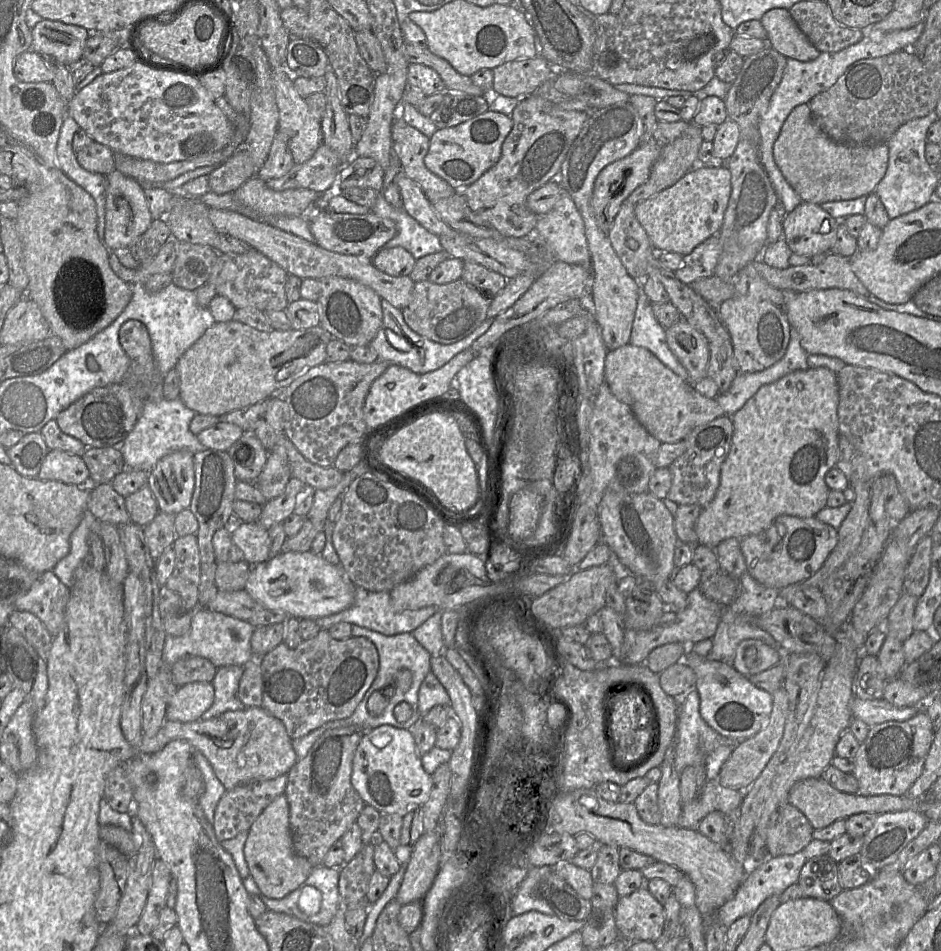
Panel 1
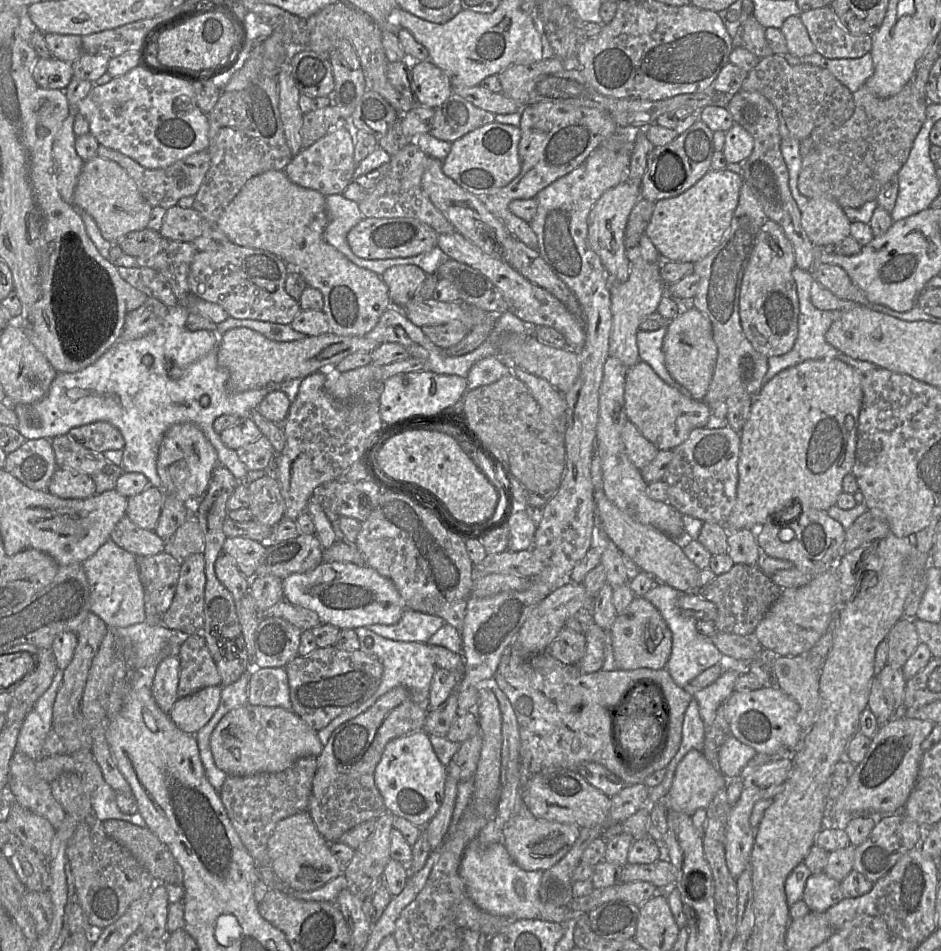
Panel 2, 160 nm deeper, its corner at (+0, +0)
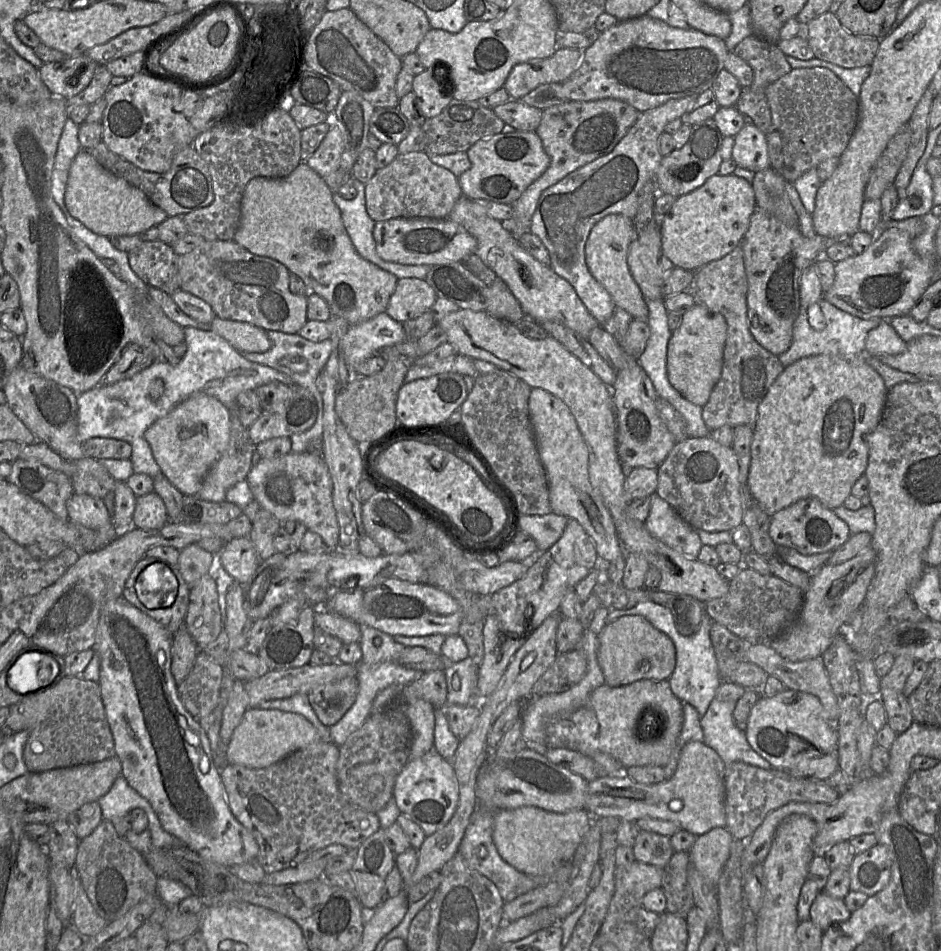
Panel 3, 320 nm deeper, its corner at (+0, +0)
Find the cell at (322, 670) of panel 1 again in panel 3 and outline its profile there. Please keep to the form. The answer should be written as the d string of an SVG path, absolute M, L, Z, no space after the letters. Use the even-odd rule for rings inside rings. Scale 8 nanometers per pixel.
M348 677L318 687L307 697L322 724L331 727L351 708L357 693L357 677Z

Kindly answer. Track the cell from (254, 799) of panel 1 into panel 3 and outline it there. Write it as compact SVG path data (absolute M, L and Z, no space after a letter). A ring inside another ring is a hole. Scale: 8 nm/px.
M321 740L265 768L225 764L220 770L230 810L257 841L259 846L257 860L267 874L295 867L313 852L332 844L340 844L349 850L357 850L369 836L379 830L380 820L377 814L351 805L342 797L337 779L338 758L339 746Z

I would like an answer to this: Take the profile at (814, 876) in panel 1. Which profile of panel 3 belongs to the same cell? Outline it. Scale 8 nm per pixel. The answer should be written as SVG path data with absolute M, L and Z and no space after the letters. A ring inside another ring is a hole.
M823 890L817 894L810 908L810 919L823 932L831 925L845 922L851 912L844 900L829 896Z

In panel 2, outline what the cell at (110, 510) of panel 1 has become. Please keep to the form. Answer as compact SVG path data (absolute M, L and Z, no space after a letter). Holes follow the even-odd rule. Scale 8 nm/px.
M127 514L117 523L111 539L136 556L150 556L165 551L166 543L155 531L140 528Z

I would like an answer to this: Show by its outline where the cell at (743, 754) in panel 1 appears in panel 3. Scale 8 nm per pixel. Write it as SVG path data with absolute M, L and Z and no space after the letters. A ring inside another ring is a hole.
M747 643L744 661L757 664L769 675L773 675L781 680L787 689L807 692L817 696L821 701L827 719L831 718L836 728L836 721L839 717L838 701L832 690L821 656L800 661L791 661L779 655L769 644Z

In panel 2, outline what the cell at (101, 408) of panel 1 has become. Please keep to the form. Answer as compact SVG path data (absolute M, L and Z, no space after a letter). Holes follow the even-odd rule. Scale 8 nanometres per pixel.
M103 421L74 427L67 435L75 442L95 452L123 450L125 446L125 440L119 429Z

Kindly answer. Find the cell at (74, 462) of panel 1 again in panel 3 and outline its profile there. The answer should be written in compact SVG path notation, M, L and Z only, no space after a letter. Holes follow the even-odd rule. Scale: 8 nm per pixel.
M74 493L67 501L67 511L71 522L90 529L100 529L111 523L104 501L87 494Z

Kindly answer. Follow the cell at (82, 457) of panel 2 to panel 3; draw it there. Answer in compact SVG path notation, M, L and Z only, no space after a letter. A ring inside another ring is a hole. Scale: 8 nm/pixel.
M85 456L73 462L76 472L70 480L74 493L103 500L110 491L114 491L116 480L99 460Z

